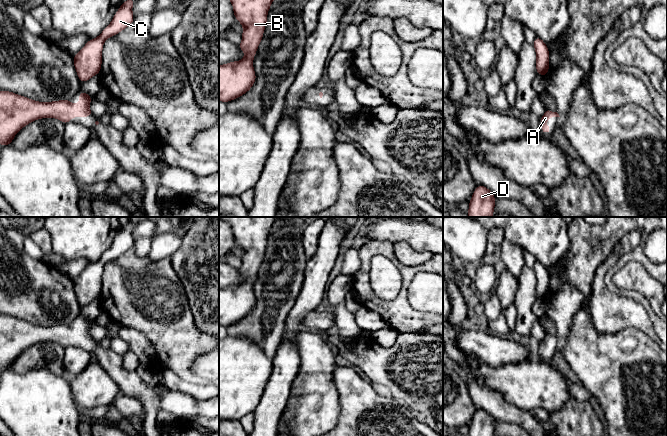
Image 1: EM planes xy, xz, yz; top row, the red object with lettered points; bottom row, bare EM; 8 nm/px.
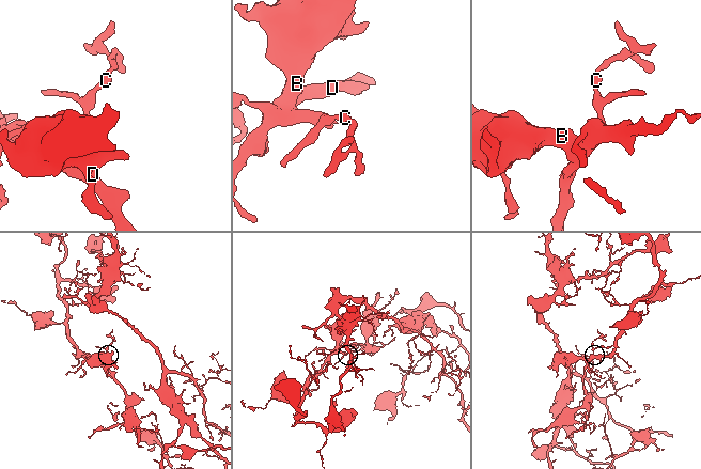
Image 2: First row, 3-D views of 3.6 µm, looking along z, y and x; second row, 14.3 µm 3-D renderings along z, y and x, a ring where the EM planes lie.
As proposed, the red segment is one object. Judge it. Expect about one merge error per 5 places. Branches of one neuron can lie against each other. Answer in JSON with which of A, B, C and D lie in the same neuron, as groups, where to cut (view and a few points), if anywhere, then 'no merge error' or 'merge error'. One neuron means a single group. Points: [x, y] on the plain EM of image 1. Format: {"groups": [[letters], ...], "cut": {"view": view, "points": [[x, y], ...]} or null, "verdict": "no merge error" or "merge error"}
{"groups": [["A", "B", "C", "D"]], "cut": null, "verdict": "no merge error"}

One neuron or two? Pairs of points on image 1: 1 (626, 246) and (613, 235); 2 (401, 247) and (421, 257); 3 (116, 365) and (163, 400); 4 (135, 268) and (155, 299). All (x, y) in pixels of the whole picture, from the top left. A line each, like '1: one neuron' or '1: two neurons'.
1: two neurons
2: one neuron
3: one neuron
4: one neuron

